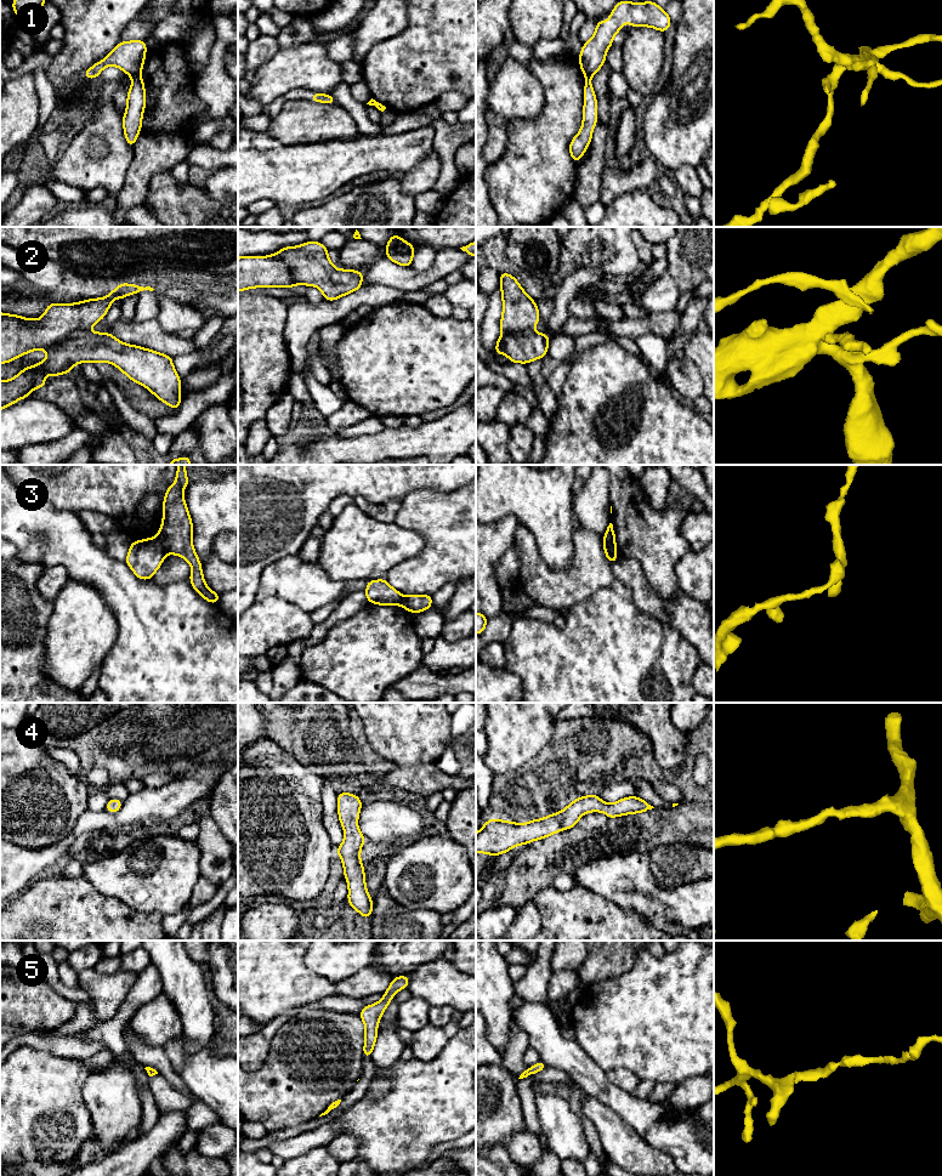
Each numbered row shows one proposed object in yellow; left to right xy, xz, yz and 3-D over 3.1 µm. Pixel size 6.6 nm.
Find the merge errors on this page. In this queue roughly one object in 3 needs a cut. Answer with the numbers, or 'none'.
1, 3

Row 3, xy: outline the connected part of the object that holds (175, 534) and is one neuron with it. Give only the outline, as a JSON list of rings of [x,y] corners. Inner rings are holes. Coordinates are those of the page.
[[[178,465],[176,481],[169,485],[163,501],[163,523],[157,538],[165,553],[177,555],[191,564],[189,581],[193,589],[208,602],[217,604],[221,593],[216,593],[206,586],[202,562],[192,541],[193,524],[186,500],[182,496],[183,489],[188,484],[186,465]]]

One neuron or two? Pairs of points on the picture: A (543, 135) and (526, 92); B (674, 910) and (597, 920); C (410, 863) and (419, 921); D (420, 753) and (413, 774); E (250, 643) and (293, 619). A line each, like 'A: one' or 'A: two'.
A: two
B: two
C: two
D: two
E: one

